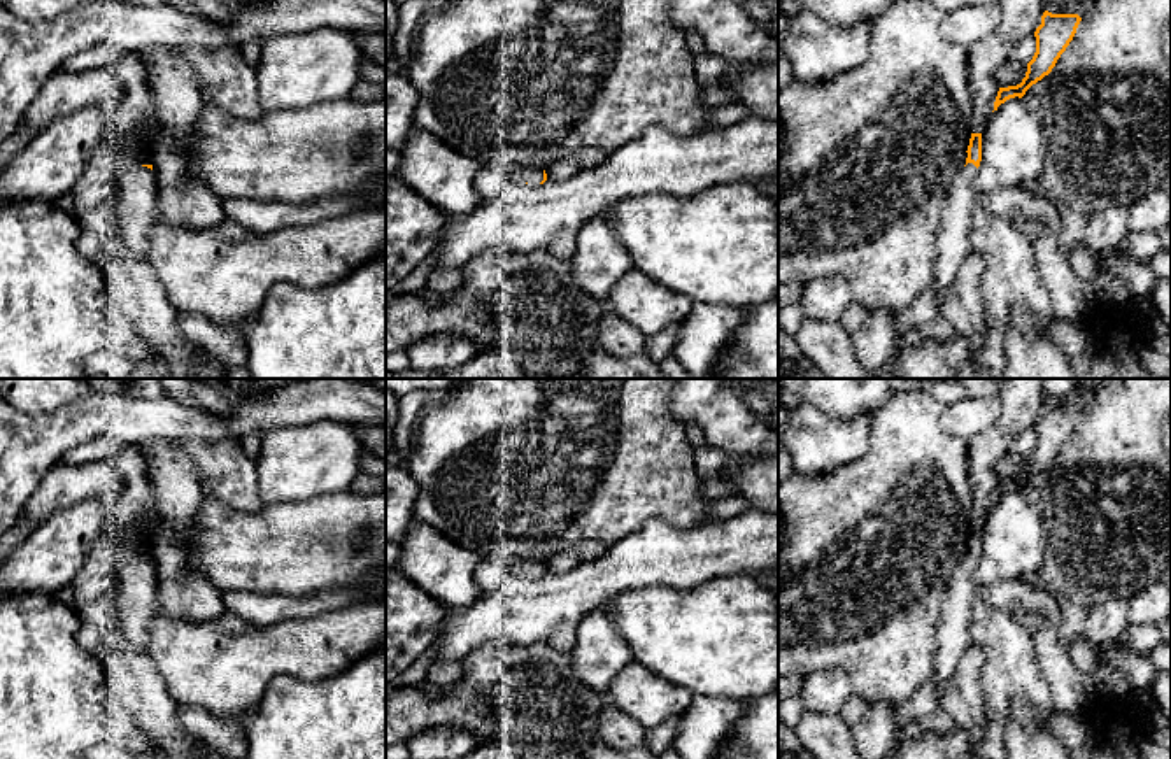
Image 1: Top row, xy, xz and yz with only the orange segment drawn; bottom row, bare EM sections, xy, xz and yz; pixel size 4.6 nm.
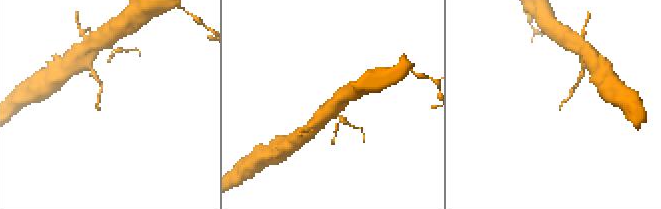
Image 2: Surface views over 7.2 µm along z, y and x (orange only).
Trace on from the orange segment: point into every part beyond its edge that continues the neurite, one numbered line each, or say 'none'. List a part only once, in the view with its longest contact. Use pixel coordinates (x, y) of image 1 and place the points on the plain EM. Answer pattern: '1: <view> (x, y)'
1: xz (533, 570)

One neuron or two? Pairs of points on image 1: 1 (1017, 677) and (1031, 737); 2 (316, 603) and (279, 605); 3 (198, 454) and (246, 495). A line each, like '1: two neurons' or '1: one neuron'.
1: two neurons
2: one neuron
3: one neuron

